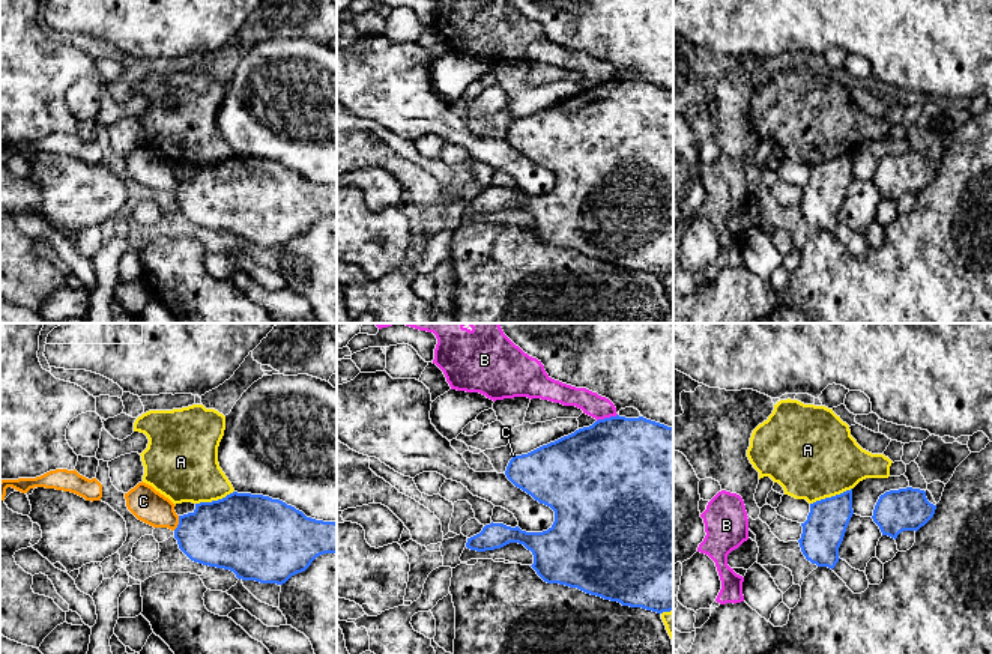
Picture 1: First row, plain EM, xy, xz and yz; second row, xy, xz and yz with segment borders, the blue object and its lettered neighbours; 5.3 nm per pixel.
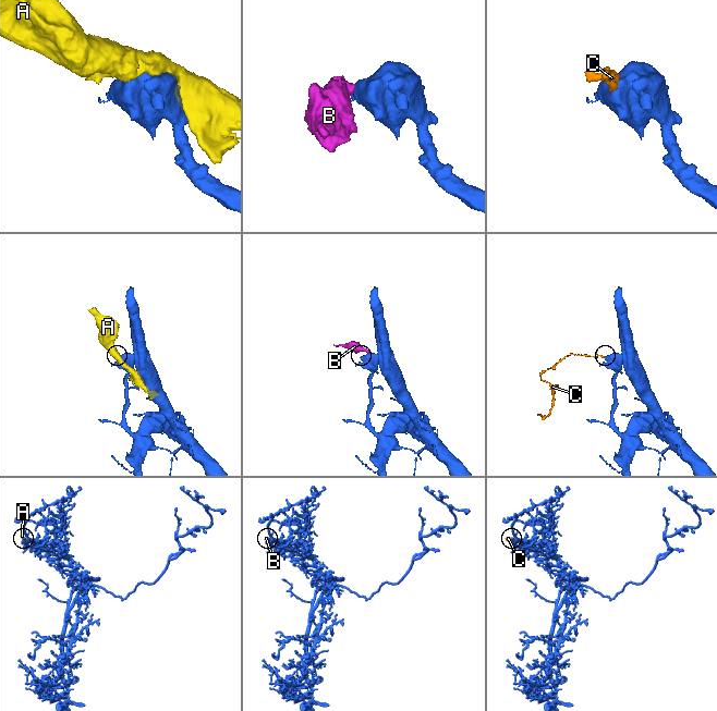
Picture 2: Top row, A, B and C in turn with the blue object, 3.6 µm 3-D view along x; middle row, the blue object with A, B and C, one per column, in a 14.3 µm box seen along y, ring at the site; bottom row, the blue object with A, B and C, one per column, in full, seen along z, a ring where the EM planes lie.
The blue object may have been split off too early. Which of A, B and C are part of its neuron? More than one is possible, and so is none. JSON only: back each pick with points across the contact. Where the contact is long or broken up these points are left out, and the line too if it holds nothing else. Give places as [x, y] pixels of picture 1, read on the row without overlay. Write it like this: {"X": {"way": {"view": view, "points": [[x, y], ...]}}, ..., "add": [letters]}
{"add": []}

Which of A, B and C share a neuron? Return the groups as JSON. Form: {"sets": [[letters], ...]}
{"sets": [["A", "B"], ["C"]]}

